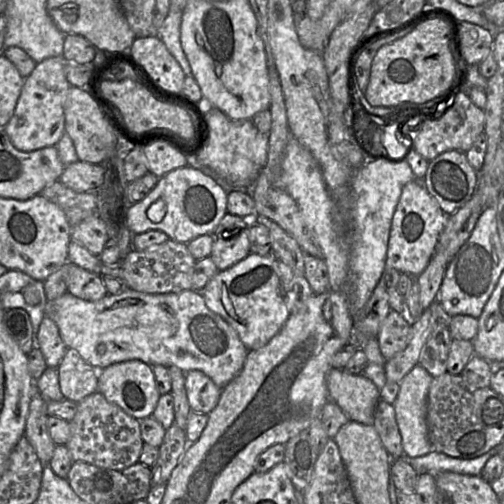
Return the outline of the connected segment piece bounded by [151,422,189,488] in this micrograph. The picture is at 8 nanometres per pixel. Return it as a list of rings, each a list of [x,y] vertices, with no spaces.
[[[173,422],[166,429],[163,443],[159,448],[158,459],[151,467],[151,488],[166,484],[188,444],[186,431]]]

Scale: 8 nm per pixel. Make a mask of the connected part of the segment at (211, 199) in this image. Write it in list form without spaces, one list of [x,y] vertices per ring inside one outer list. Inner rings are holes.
[[[187,165],[168,172],[158,179],[153,189],[141,201],[130,205],[127,211],[128,228],[134,236],[146,231],[158,230],[165,233],[169,240],[183,244],[187,244],[198,236],[211,234],[227,213],[227,189],[218,184],[217,178],[214,174],[206,175],[201,170]],[[158,199],[164,202],[164,217],[159,222],[152,222],[147,212],[151,204]]]

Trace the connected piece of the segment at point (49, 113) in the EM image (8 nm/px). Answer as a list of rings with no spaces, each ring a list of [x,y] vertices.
[[[63,56],[46,58],[36,63],[30,75],[24,78],[13,114],[3,127],[16,149],[30,152],[55,146],[65,133],[63,107],[70,88],[64,73],[66,63]]]

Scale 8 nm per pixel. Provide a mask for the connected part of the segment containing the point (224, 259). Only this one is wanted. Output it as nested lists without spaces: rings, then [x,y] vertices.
[[[248,229],[213,239],[210,258],[218,271],[226,270],[250,254]]]

